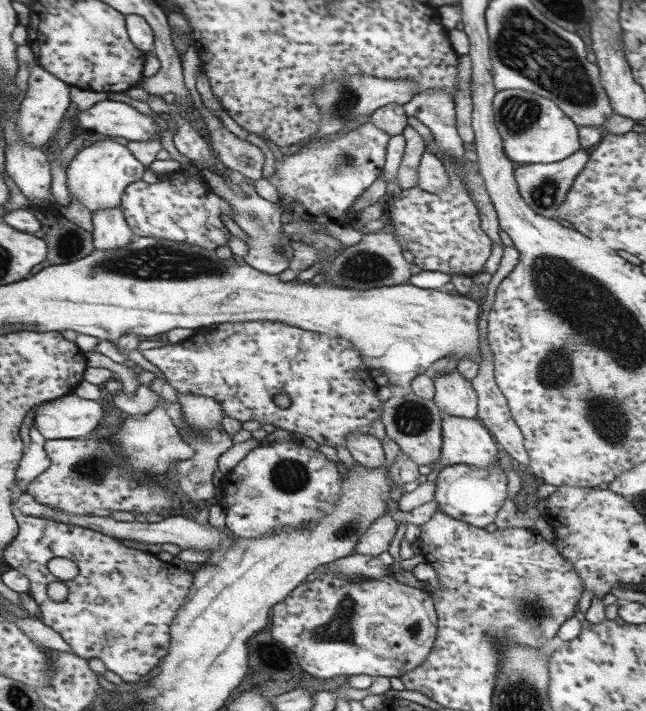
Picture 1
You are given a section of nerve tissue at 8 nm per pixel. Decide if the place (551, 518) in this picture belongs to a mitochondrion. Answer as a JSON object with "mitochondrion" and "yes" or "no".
{"mitochondrion":"no"}

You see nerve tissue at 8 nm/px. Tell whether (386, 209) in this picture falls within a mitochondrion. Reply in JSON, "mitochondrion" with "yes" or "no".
{"mitochondrion":"no"}

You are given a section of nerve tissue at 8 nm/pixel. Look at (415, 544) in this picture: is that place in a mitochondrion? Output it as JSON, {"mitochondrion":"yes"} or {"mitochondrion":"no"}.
{"mitochondrion":"no"}

